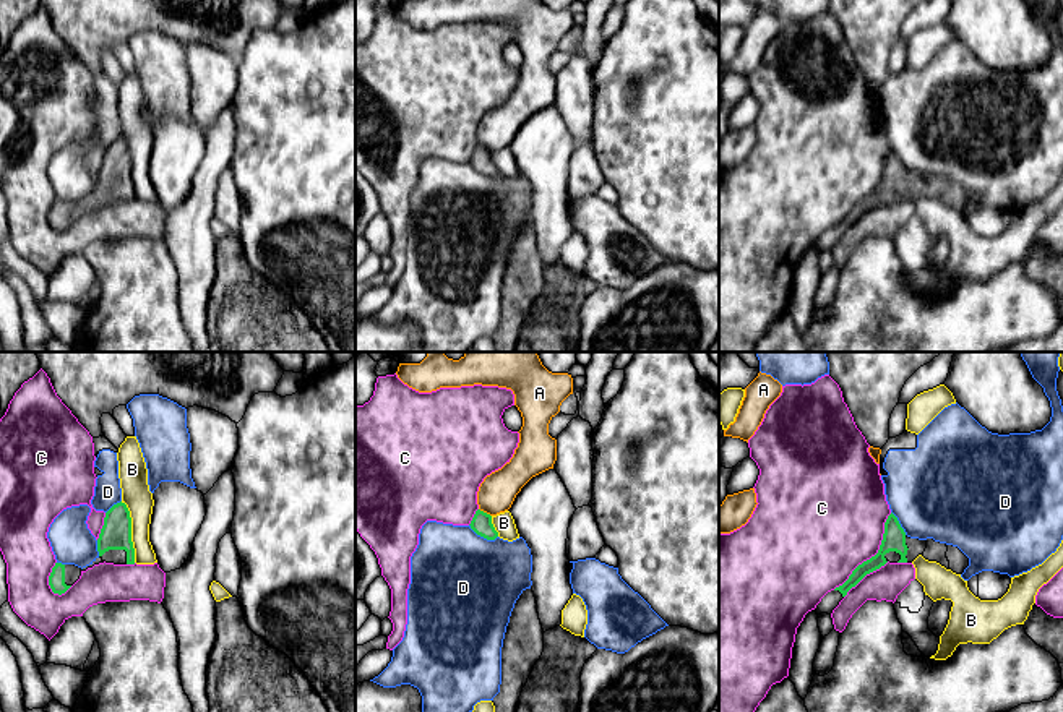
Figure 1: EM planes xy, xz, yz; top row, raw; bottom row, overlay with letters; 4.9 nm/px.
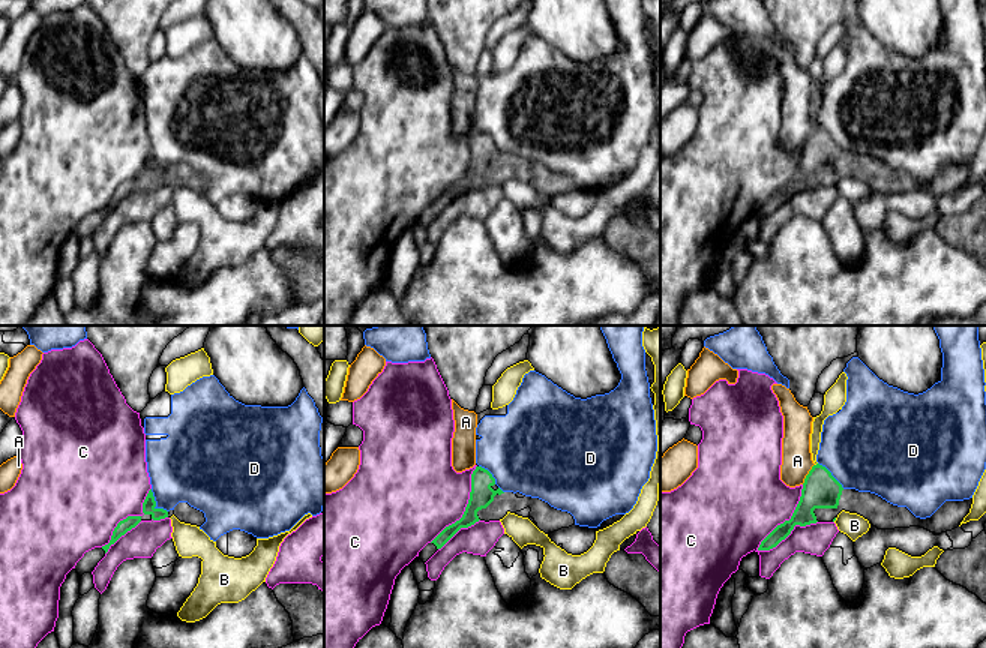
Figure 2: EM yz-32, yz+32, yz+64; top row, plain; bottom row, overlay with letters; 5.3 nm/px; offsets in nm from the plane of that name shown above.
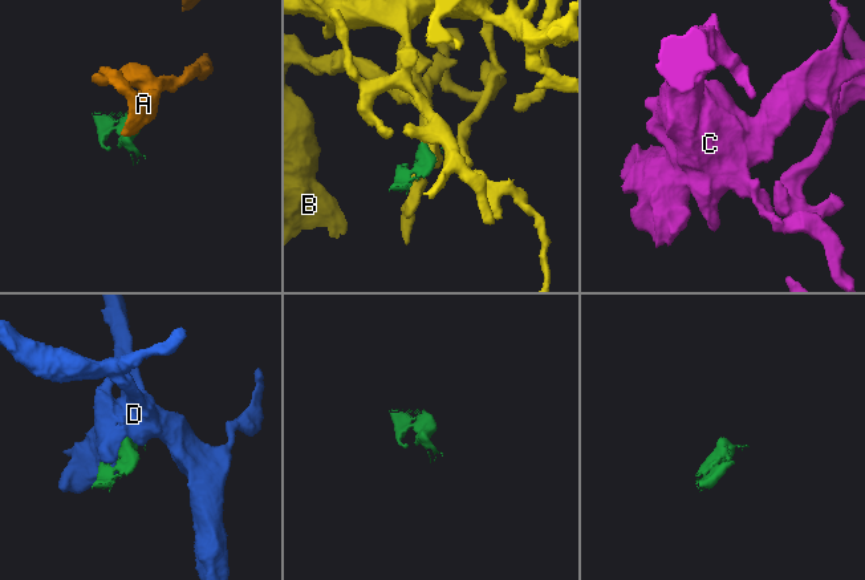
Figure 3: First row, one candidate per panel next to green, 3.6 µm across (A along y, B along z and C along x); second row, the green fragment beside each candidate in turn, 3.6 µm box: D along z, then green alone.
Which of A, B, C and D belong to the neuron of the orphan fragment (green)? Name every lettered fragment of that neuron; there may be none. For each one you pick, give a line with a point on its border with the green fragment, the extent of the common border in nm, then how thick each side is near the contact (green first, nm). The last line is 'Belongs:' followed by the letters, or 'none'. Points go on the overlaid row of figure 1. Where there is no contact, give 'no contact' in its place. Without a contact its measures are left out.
Belongs: none

